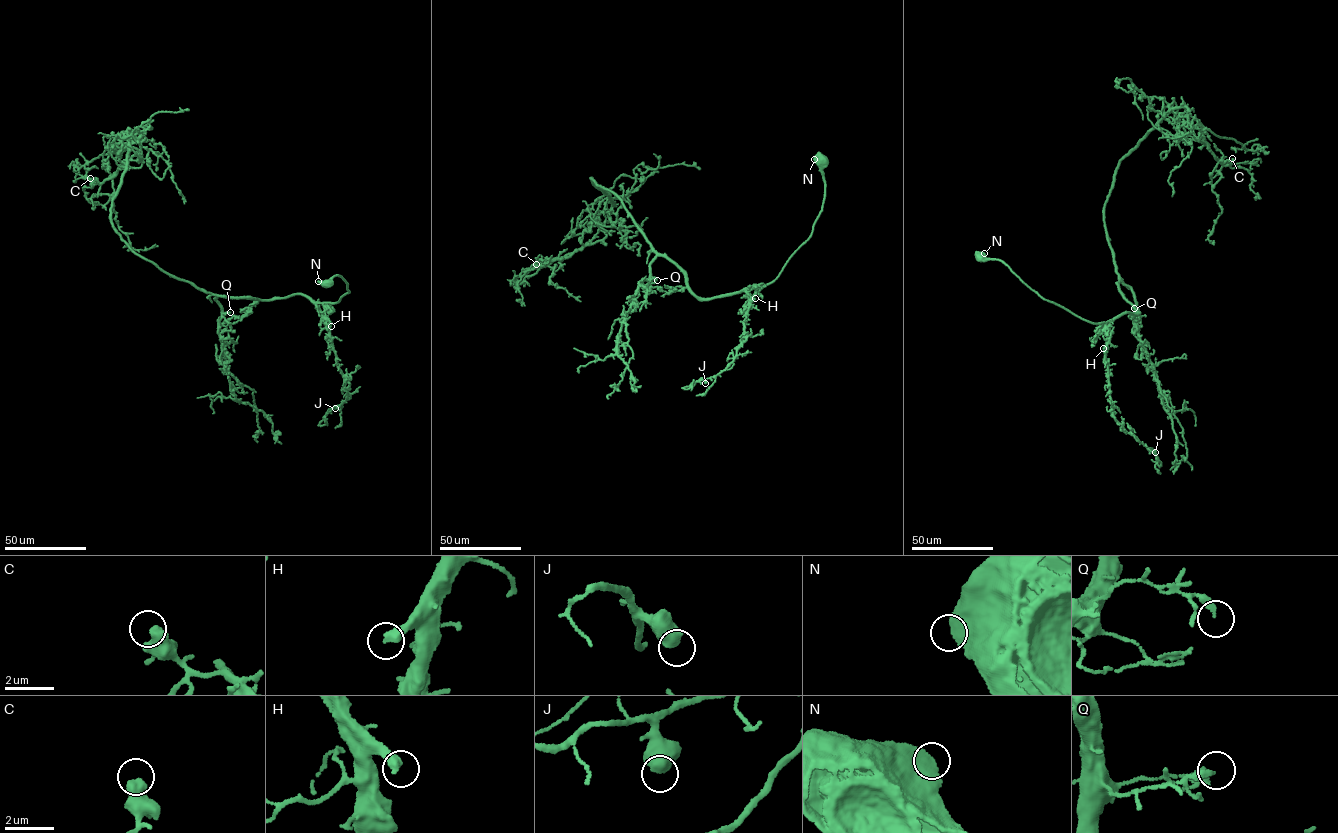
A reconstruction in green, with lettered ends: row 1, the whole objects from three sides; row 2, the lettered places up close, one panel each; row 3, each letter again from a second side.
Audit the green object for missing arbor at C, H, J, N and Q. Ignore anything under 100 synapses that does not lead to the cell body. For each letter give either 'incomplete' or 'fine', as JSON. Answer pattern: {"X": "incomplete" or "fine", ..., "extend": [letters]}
{"C": "fine", "H": "incomplete", "J": "fine", "N": "fine", "Q": "fine", "extend": ["H"]}

